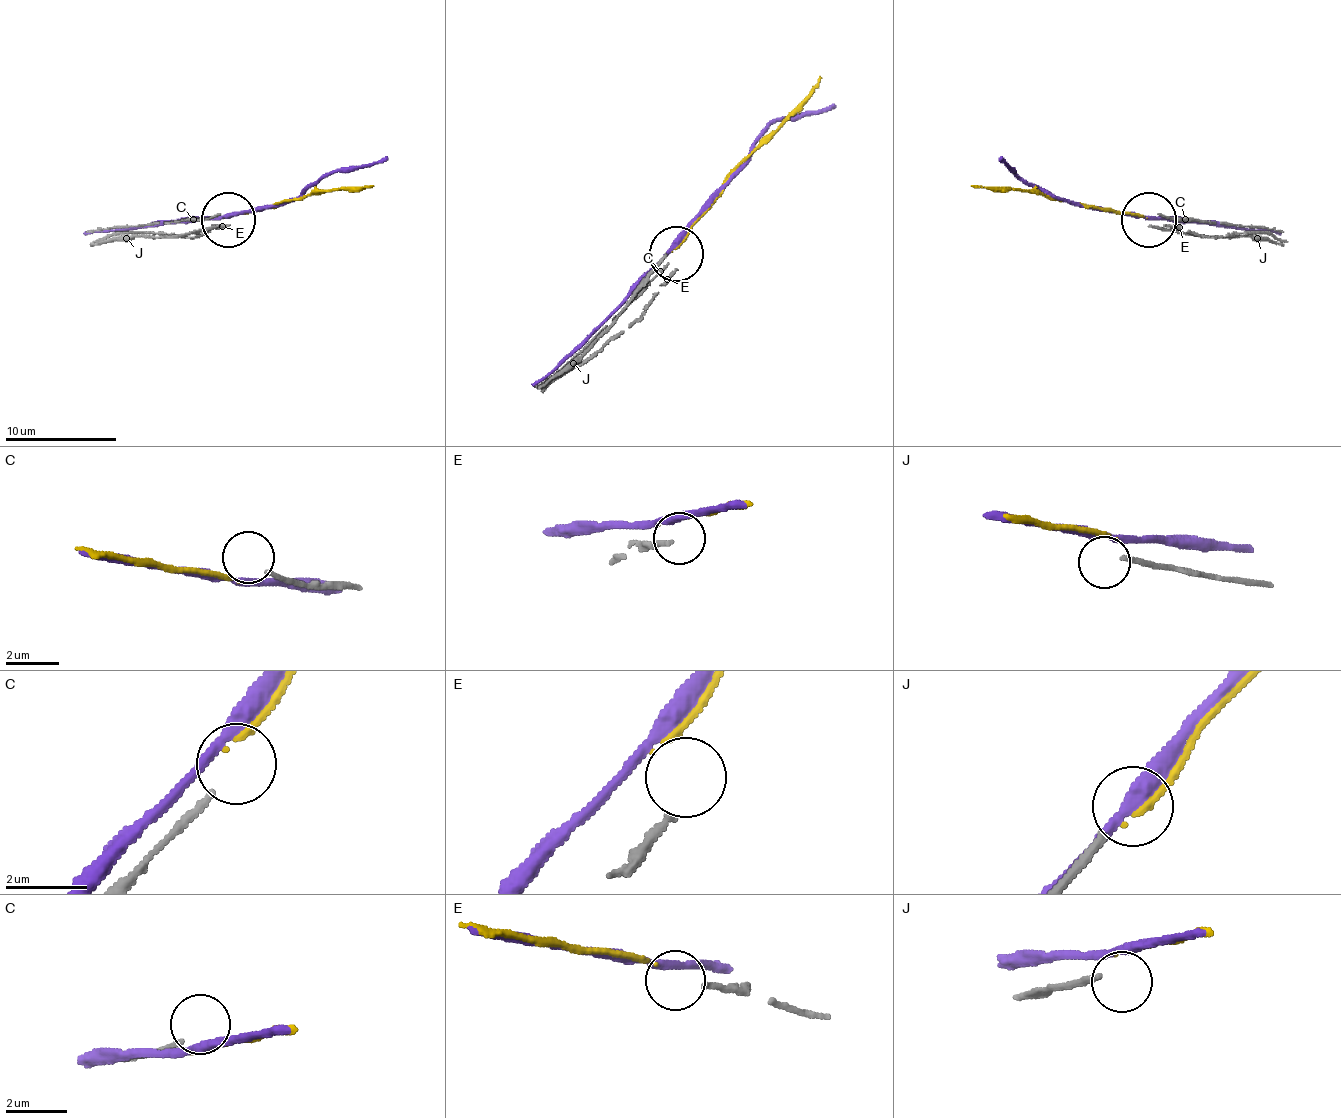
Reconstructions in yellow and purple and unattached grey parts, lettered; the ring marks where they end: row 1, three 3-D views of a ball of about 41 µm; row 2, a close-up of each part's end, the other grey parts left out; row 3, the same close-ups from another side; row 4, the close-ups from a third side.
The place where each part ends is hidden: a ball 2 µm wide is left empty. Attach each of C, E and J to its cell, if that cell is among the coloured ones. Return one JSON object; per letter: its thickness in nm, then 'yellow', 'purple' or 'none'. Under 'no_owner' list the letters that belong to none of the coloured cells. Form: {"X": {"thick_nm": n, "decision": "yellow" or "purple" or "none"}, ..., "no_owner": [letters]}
{"C": {"thick_nm": 150, "decision": "none"}, "E": {"thick_nm": 200, "decision": "none"}, "J": {"thick_nm": 180, "decision": "none"}, "no_owner": ["C", "E", "J"]}

